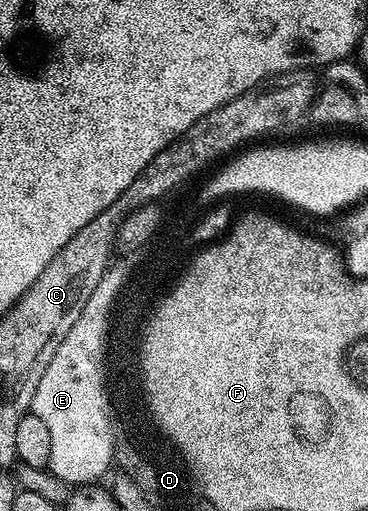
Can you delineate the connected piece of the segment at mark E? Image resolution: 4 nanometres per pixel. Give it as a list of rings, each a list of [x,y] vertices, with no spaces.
[[[105,272],[102,280],[90,292],[78,320],[66,332],[66,340],[46,364],[42,380],[34,392],[31,414],[46,423],[50,431],[50,460],[48,470],[65,484],[92,484],[103,479],[111,467],[113,444],[104,430],[104,390],[100,390],[100,374],[105,368],[105,351],[108,341],[109,317],[117,305],[122,282]]]

